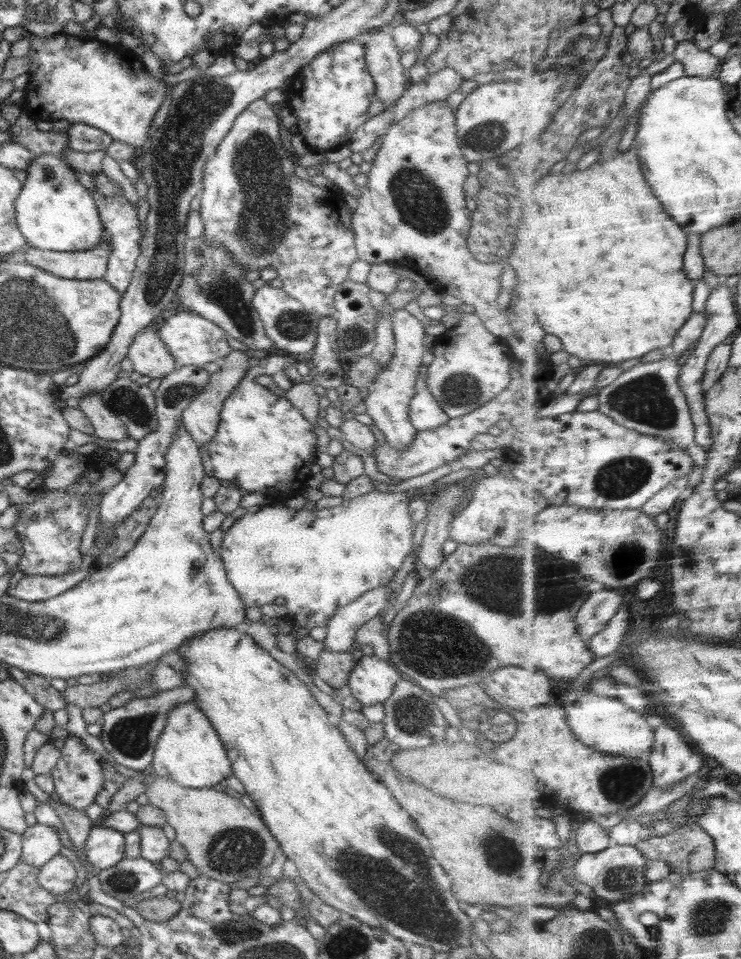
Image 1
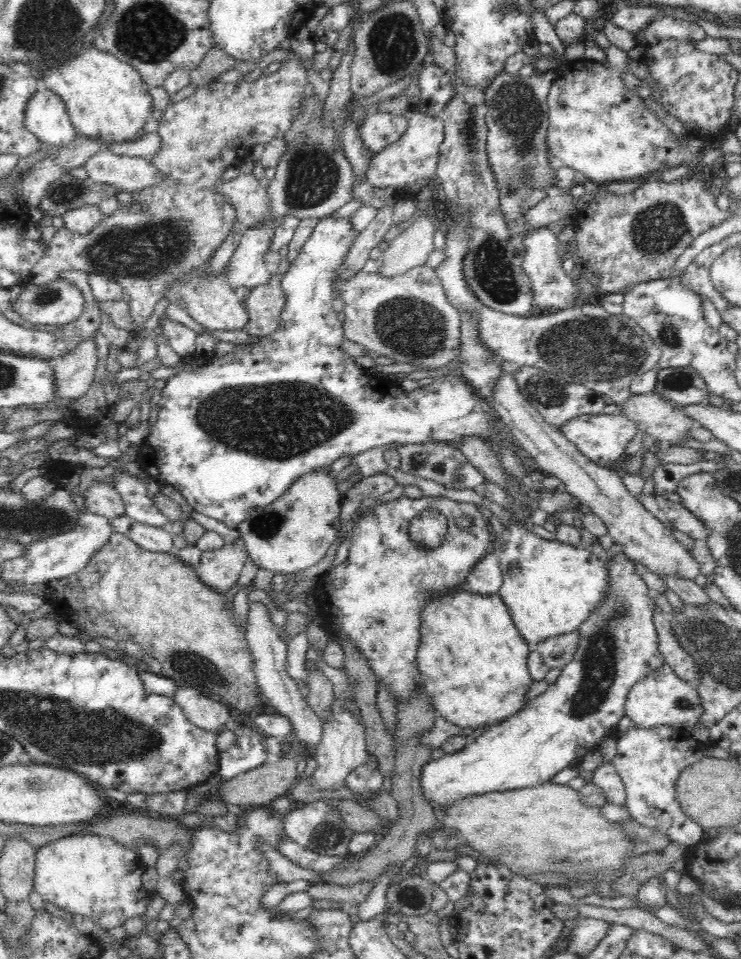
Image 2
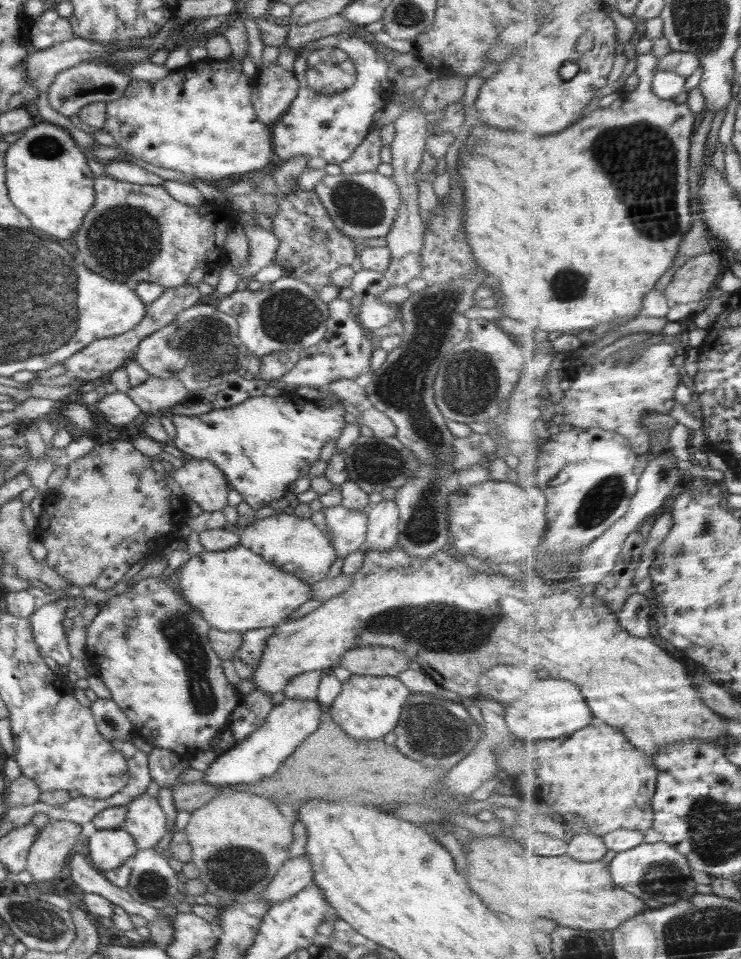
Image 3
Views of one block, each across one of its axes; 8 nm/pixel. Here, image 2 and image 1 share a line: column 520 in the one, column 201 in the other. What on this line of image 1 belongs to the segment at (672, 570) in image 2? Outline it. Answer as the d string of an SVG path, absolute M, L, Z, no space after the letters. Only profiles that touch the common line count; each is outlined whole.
M233 350L228 356L225 356L220 360L222 368L211 374L209 386L204 388L204 391L190 402L190 406L182 411L182 421L185 422L186 431L190 433L190 437L194 439L194 443L198 447L212 442L212 439L216 436L216 429L218 429L220 412L222 411L224 400L228 398L234 387L242 380L242 377L248 370L248 366L250 366L250 359L252 357L251 352L240 350Z

